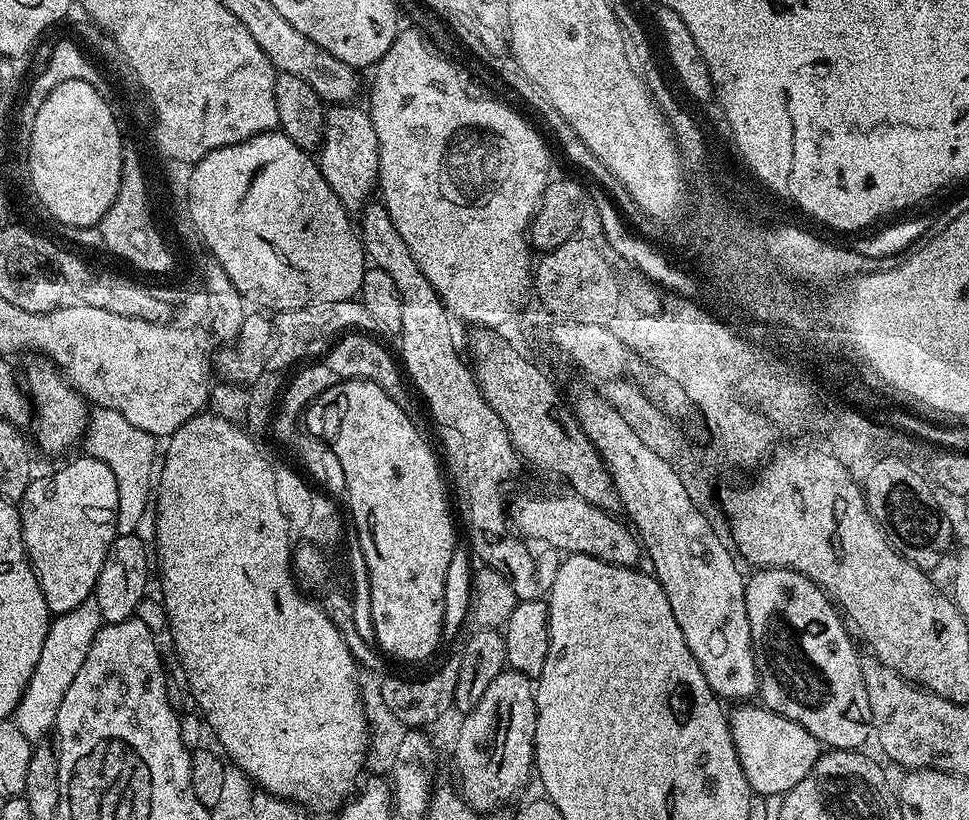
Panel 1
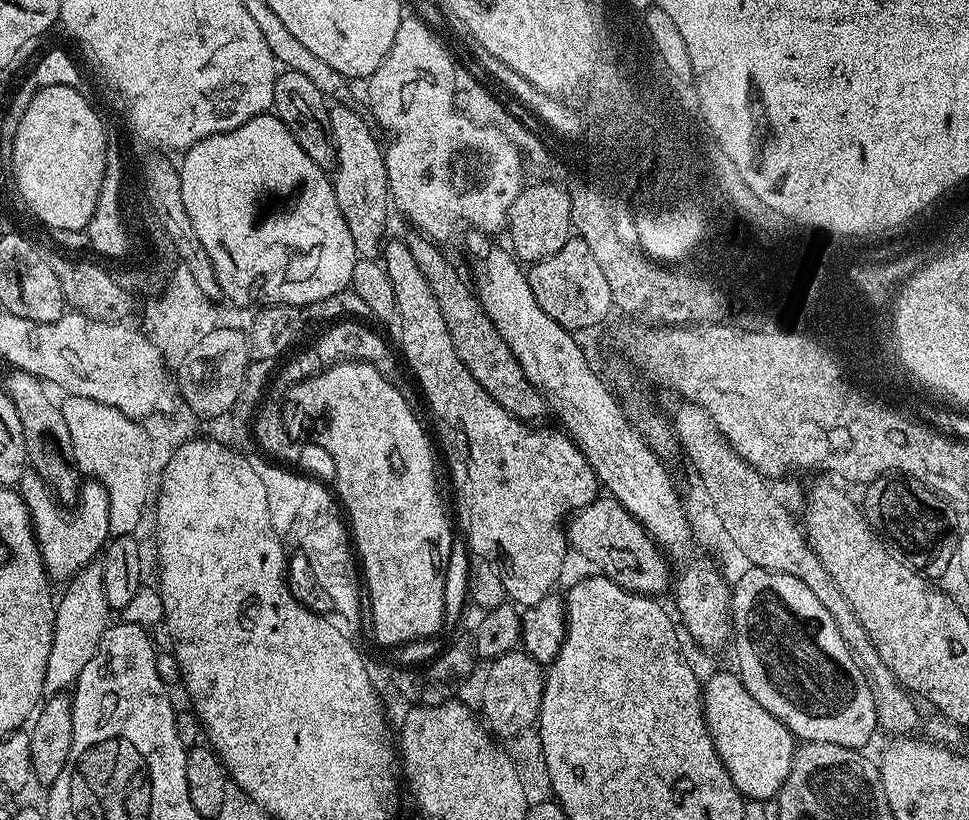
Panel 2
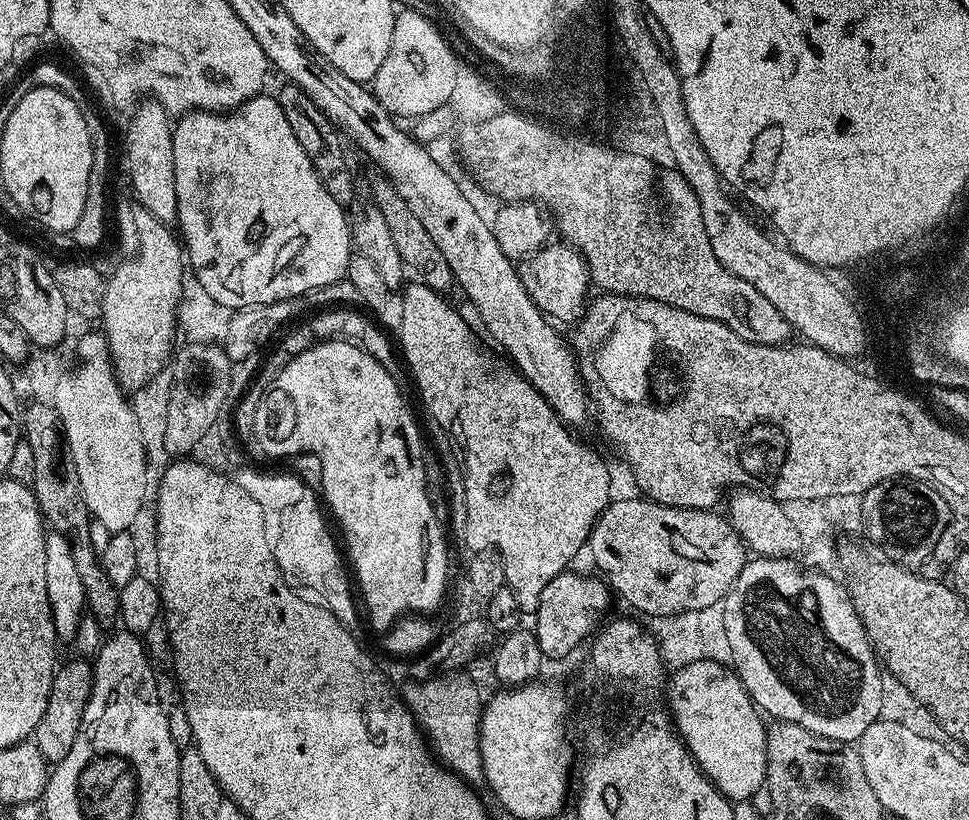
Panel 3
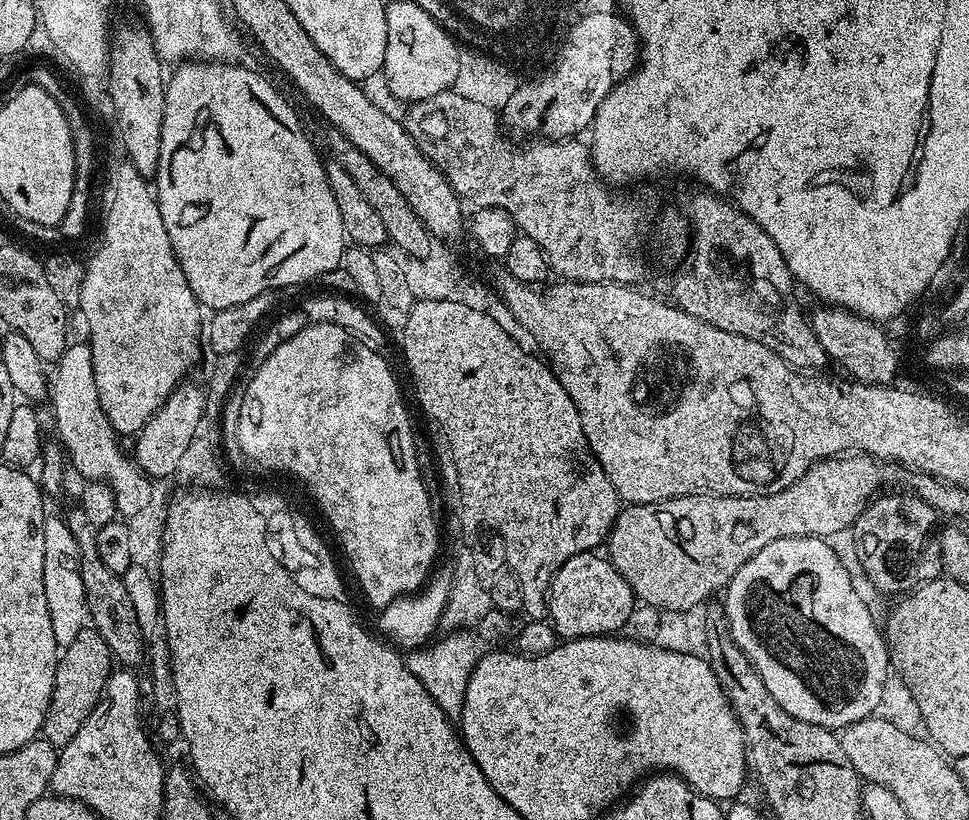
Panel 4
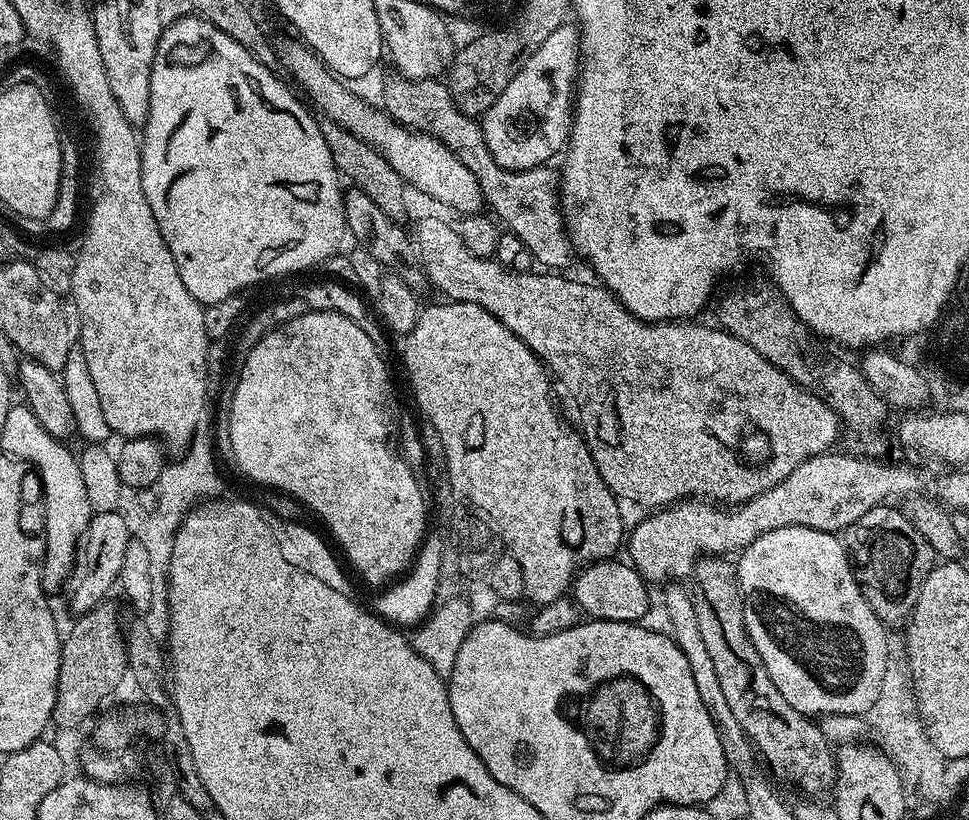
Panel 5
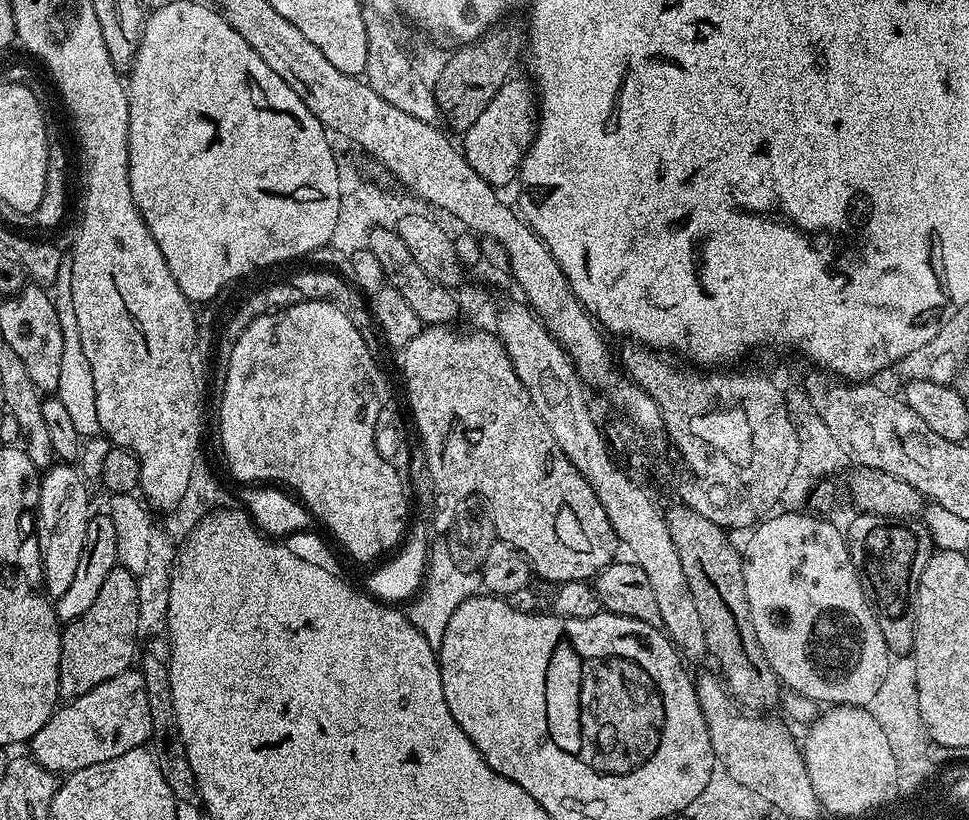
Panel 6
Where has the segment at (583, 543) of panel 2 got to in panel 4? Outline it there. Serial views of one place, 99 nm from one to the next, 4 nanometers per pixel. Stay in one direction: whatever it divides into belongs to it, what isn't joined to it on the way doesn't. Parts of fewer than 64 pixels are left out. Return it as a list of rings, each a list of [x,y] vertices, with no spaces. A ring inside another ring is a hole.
[[[845,454],[833,456],[826,460],[819,460],[816,464],[812,464],[810,470],[806,470],[806,474],[802,474],[802,478],[798,478],[798,482],[786,486],[786,490],[778,490],[778,494],[766,494],[765,496],[713,496],[711,494],[697,494],[695,496],[679,496],[673,500],[663,500],[657,504],[628,504],[621,511],[620,515],[617,516],[612,529],[608,531],[606,555],[612,561],[612,565],[618,570],[618,574],[622,574],[622,578],[626,578],[626,582],[630,582],[632,592],[640,604],[649,604],[659,608],[661,612],[685,612],[691,608],[699,608],[705,602],[711,601],[715,597],[712,595],[716,591],[719,593],[721,590],[727,589],[728,584],[734,578],[734,574],[738,574],[738,570],[742,570],[742,566],[746,566],[746,562],[750,562],[750,558],[754,558],[754,554],[758,554],[758,550],[762,550],[762,546],[770,546],[772,540],[794,538],[795,536],[833,538],[832,536],[846,531],[847,528],[849,531],[855,525],[857,518],[867,510],[869,504],[887,489],[884,487],[887,484],[898,483],[904,475],[906,475],[906,472],[901,465],[877,460],[874,456]]]

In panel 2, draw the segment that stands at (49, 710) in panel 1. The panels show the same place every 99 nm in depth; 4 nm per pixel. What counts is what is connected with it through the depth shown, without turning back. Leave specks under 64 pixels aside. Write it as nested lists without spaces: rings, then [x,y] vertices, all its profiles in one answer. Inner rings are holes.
[[[101,559],[92,560],[78,575],[72,577],[65,588],[67,590],[63,598],[57,601],[54,638],[46,664],[44,688],[50,694],[67,691],[75,685],[112,620],[112,609],[105,594],[104,563]]]

